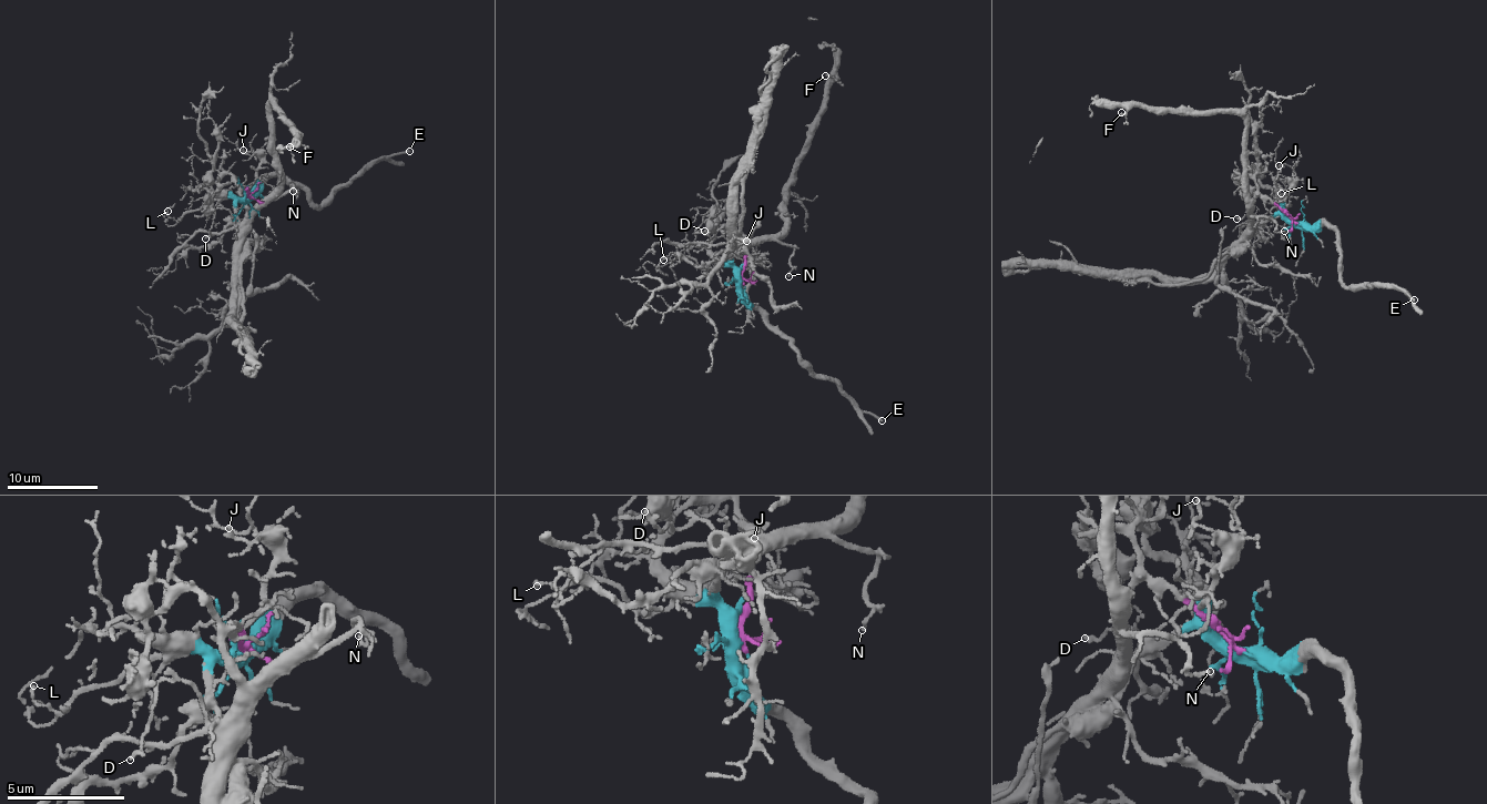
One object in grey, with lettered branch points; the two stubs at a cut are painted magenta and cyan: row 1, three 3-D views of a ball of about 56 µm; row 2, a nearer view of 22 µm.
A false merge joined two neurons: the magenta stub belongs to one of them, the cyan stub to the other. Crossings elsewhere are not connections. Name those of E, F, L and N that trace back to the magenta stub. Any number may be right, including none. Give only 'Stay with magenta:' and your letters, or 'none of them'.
Stay with magenta: F, N

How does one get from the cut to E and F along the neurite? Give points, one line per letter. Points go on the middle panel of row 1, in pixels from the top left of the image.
E: (742, 284), (742, 301), (793, 342), (802, 358), (802, 366), (836, 384), (838, 392), (883, 420)
F: (742, 283), (744, 237), (752, 241), (783, 227), (810, 124), (824, 91), (836, 79), (825, 74)

